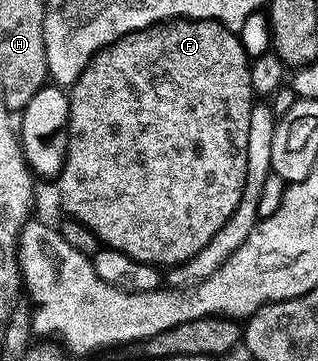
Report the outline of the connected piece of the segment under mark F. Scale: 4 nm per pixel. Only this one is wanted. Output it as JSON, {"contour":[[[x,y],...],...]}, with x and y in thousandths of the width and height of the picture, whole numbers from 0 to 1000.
{"contour":[[[516,61],[506,72],[434,83],[431,91],[330,130],[217,249],[223,338],[211,349],[211,440],[204,465],[179,496],[201,587],[217,601],[239,604],[255,623],[277,626],[324,668],[321,679],[333,690],[381,698],[421,726],[453,726],[459,737],[491,742],[572,742],[591,726],[610,726],[632,695],[657,687],[682,643],[695,643],[708,620],[720,620],[720,598],[745,587],[745,565],[758,565],[758,543],[770,532],[783,476],[783,343],[789,313],[808,288],[789,219],[792,175],[748,91],[689,61]]]}

